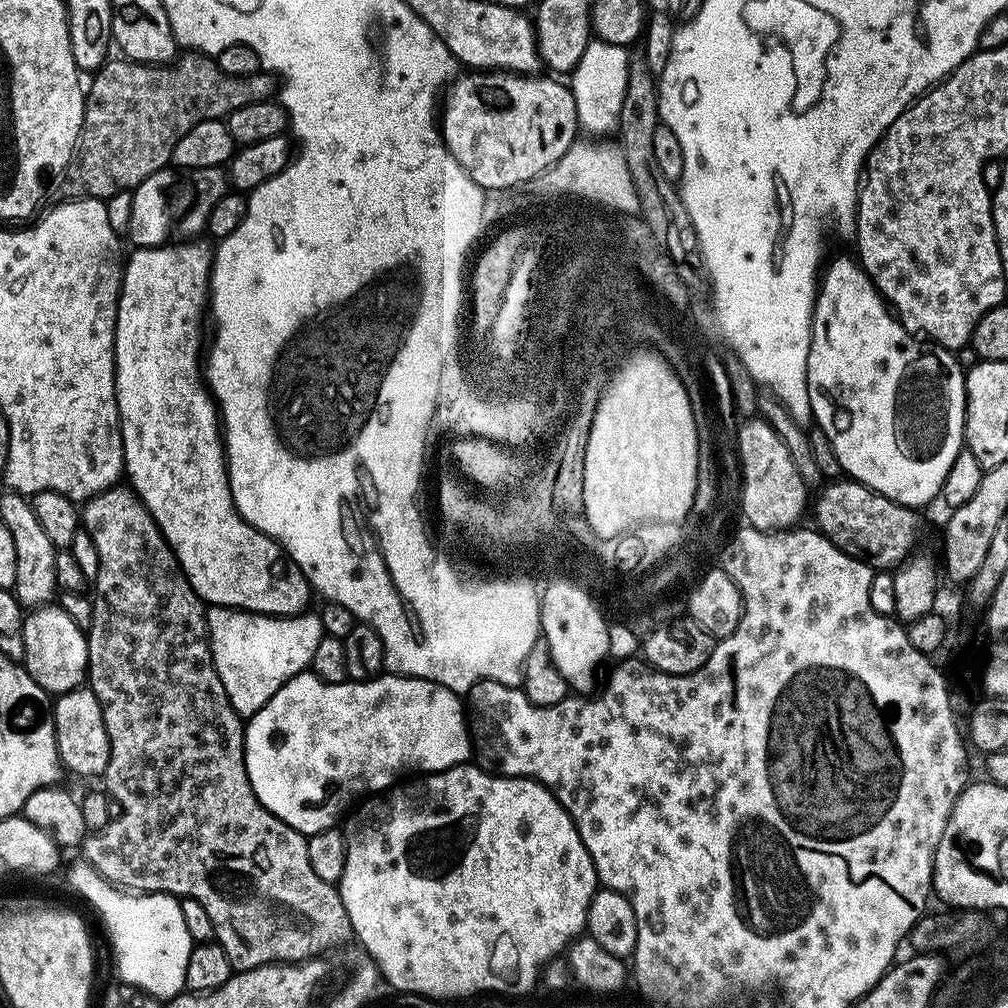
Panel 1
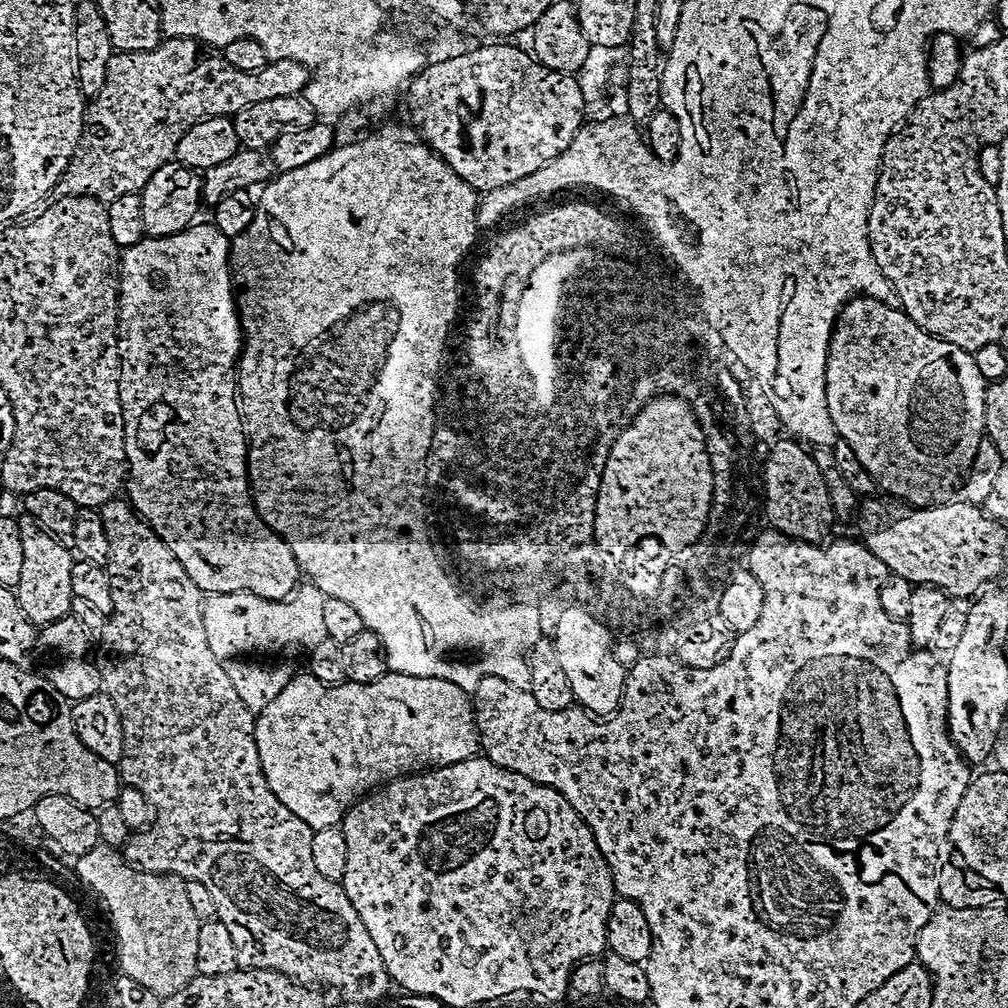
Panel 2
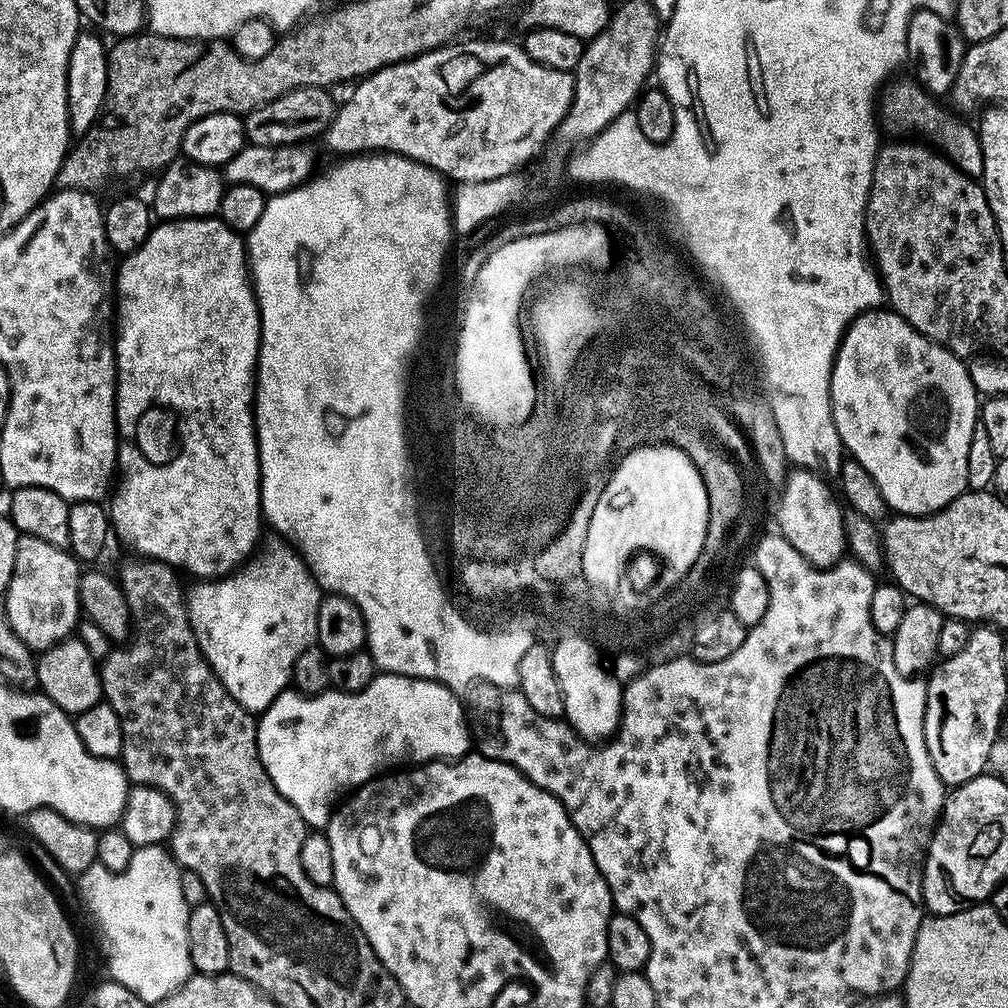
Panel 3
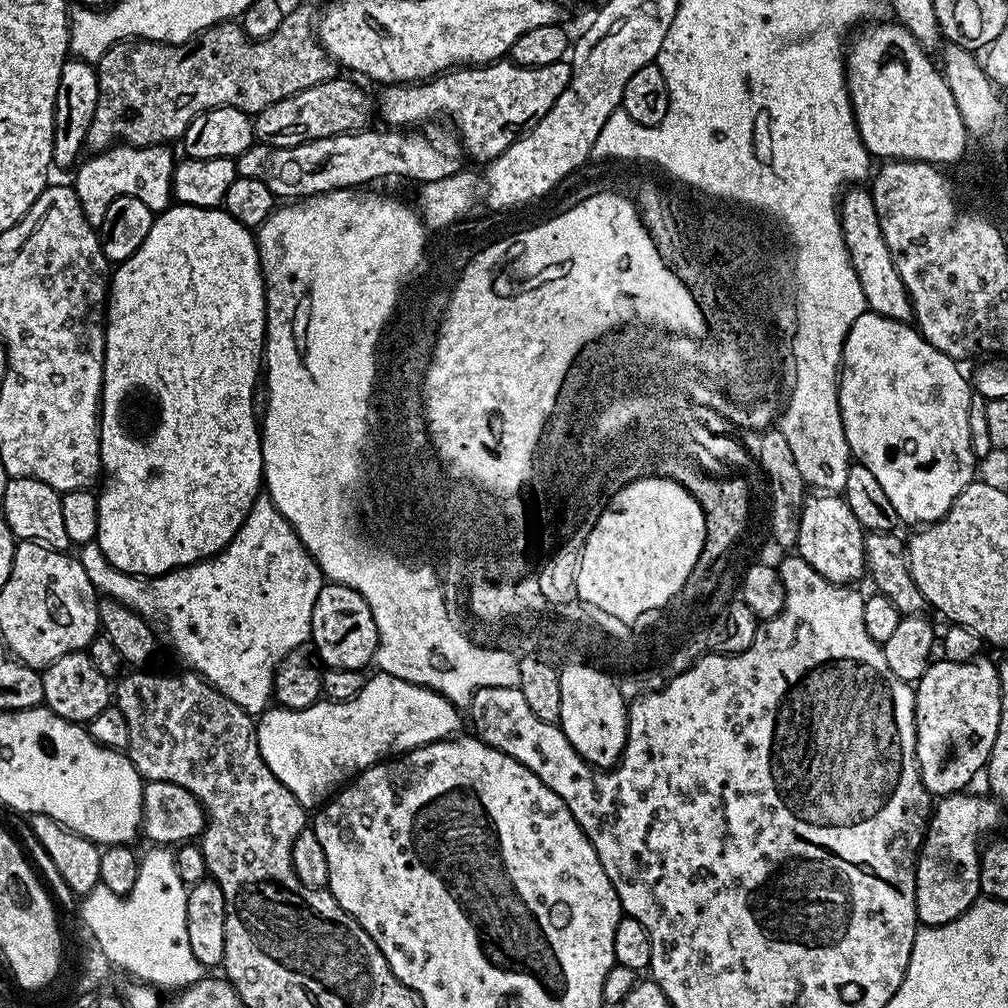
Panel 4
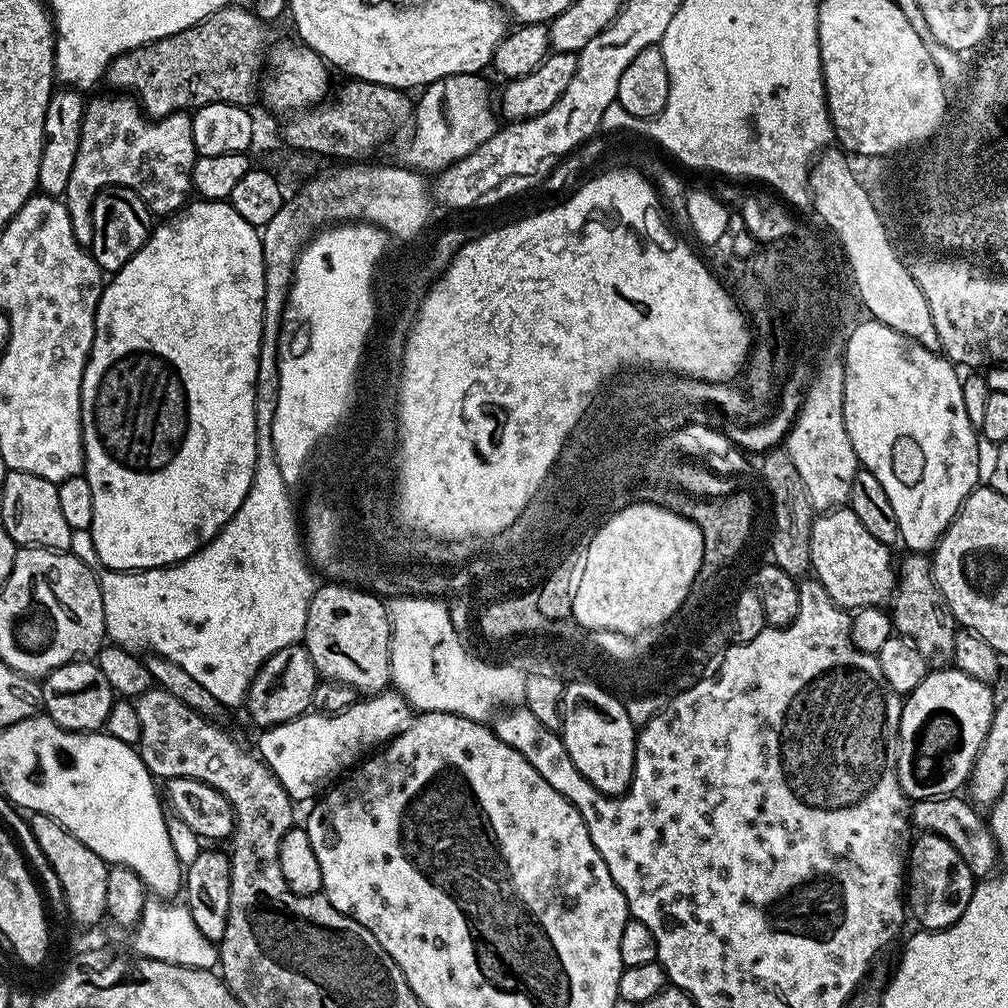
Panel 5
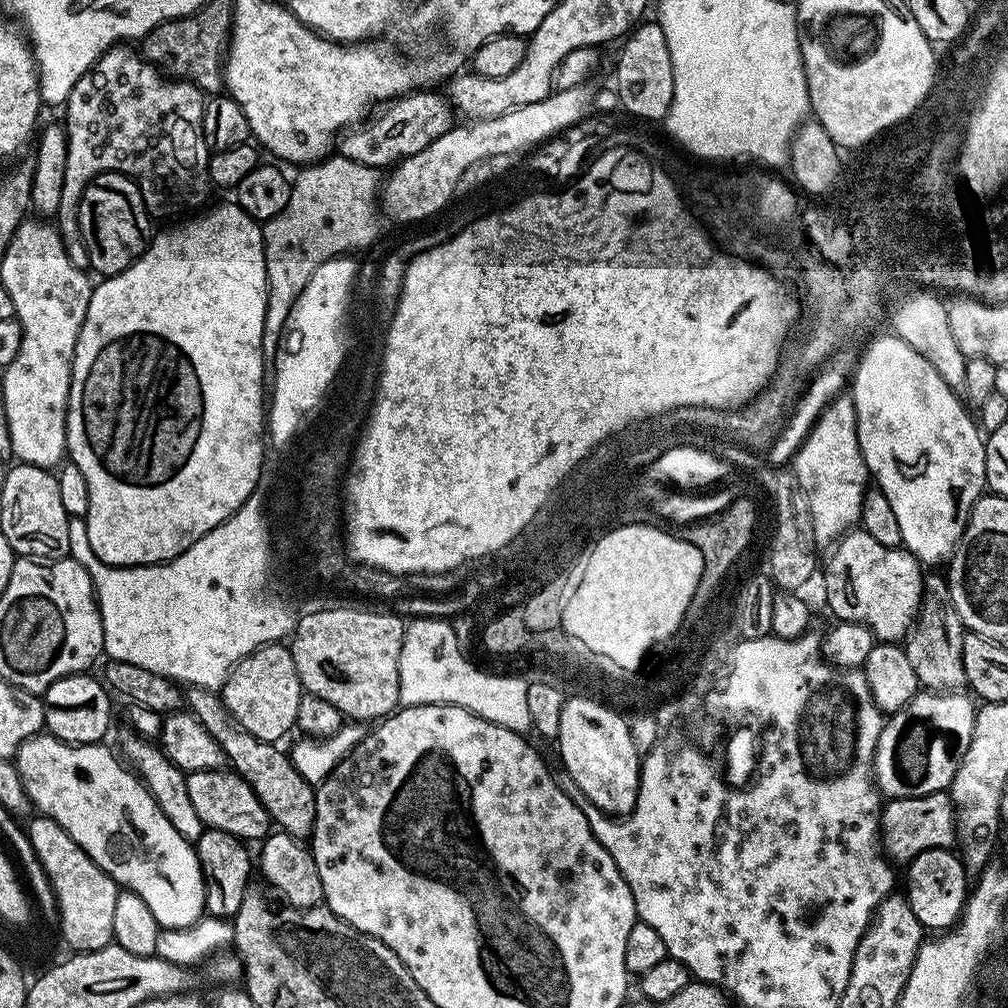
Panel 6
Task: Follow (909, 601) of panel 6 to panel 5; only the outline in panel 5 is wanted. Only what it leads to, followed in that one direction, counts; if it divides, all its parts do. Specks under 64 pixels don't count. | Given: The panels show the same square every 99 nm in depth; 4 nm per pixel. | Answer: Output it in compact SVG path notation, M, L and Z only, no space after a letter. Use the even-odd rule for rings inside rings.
M841 506L838 508L833 508L831 510L821 511L819 515L817 515L812 521L812 529L810 530L810 558L812 559L811 571L814 573L815 579L819 580L822 587L826 590L826 594L828 595L828 597L831 598L831 600L833 600L838 605L838 607L843 608L845 610L859 610L861 608L871 608L873 606L884 606L887 605L889 601L891 601L896 591L896 582L898 579L898 568L897 565L894 563L894 556L892 560L892 552L893 549L889 547L889 545L883 544L882 542L878 542L878 538L874 538L874 534L870 534L870 530L866 530L866 526L862 526L862 522L858 522L858 514L854 514L851 510L851 507Z

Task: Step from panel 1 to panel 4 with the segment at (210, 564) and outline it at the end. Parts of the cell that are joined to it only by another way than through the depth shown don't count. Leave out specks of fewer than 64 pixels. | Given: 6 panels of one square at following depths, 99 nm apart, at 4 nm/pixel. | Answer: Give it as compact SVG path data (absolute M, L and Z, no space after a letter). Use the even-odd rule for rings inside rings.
M173 203L164 209L153 219L150 226L150 234L138 246L138 250L129 260L123 261L120 268L111 273L110 291L108 293L108 303L106 305L106 323L104 325L104 381L100 391L100 467L102 469L102 481L104 480L104 489L98 492L98 534L95 543L102 550L102 554L118 570L127 572L129 576L142 576L151 578L162 576L166 572L172 572L175 568L182 568L189 564L196 564L199 560L206 560L210 556L217 556L222 552L225 546L238 534L250 506L261 495L262 481L264 478L264 459L260 449L260 433L258 427L258 412L252 409L252 391L256 388L256 379L262 376L262 361L264 359L264 346L266 343L266 333L268 330L268 306L264 302L264 276L260 272L260 252L256 248L256 238L253 229L247 228L242 222L238 222L225 212L223 207L203 208L202 206L190 206L189 204Z

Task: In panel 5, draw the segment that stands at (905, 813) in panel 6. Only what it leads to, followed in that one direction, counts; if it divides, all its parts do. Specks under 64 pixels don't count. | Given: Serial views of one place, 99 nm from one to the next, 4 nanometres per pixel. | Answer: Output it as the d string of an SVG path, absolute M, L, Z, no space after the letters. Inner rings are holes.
M953 794L935 796L929 800L917 800L911 805L910 819L917 829L945 836L958 850L958 854L962 854L966 866L970 866L973 877L991 877L997 871L1000 850L996 845L996 839L992 837L992 831L988 828L987 819L983 815L979 816L975 812L977 809L962 797L963 795Z

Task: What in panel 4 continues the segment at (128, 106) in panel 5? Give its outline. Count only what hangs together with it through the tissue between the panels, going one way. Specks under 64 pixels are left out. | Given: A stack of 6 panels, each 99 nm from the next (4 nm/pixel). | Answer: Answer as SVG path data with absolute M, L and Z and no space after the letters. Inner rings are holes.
M117 144L111 148L104 149L103 152L89 155L89 160L86 161L87 159L85 159L75 169L75 172L77 172L76 180L74 179L78 202L82 202L82 214L86 214L86 222L90 222L94 226L100 225L106 218L106 210L110 206L110 202L114 202L116 196L138 198L138 202L146 202L146 206L154 214L159 214L169 207L174 200L172 195L172 176L176 173L178 163L177 157L172 157L172 150L171 147L163 144L151 144L145 148L136 148L132 144Z

